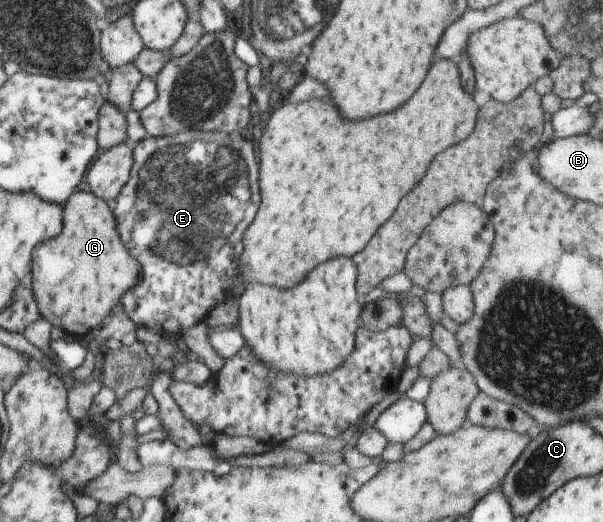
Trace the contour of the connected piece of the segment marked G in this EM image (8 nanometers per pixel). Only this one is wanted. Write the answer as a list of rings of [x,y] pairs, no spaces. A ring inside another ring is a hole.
[[[74,190],[64,206],[64,228],[62,232],[48,240],[40,241],[34,250],[34,268],[31,270],[29,285],[39,306],[41,318],[46,319],[52,326],[59,326],[64,332],[78,336],[94,330],[108,314],[119,304],[121,296],[132,288],[141,278],[143,272],[140,261],[132,258],[124,248],[111,204],[97,197],[92,191]]]

